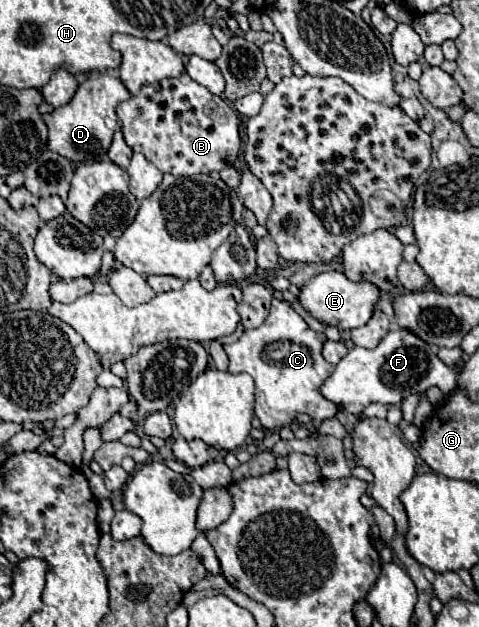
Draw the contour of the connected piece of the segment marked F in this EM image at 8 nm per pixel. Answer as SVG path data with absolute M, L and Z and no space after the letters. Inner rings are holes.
M404 328L390 330L384 340L374 350L354 346L334 368L332 376L322 386L322 396L340 406L346 412L360 416L360 412L372 404L400 404L406 396L424 392L432 386L438 386L444 394L450 394L456 386L458 374L448 368L432 350L430 344L424 344L412 332L404 332Z

